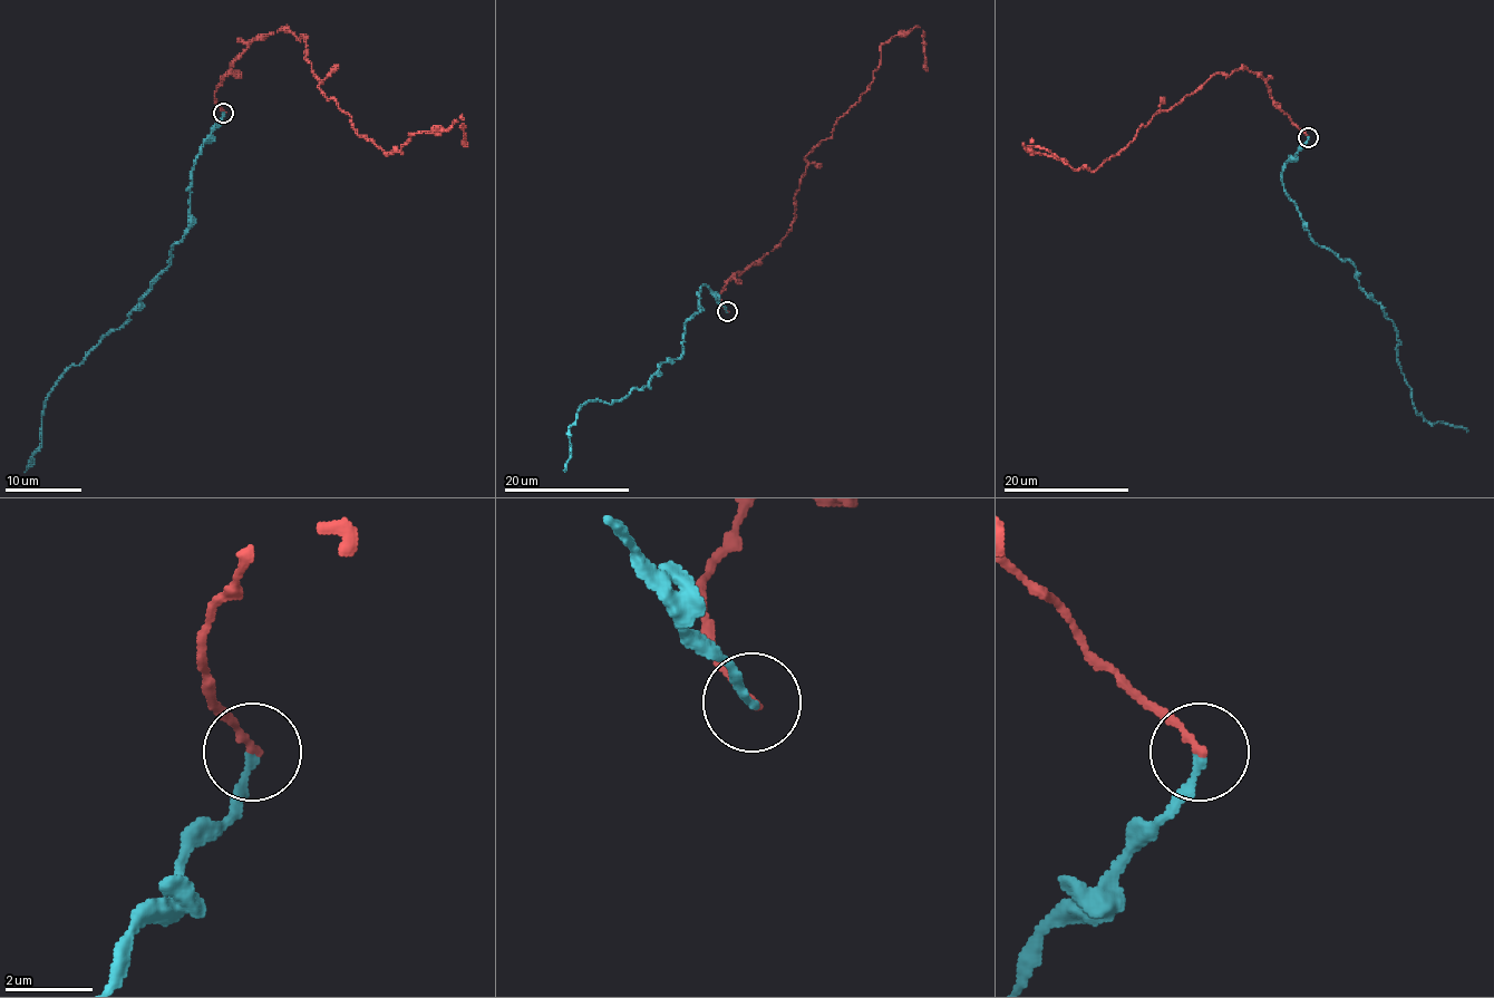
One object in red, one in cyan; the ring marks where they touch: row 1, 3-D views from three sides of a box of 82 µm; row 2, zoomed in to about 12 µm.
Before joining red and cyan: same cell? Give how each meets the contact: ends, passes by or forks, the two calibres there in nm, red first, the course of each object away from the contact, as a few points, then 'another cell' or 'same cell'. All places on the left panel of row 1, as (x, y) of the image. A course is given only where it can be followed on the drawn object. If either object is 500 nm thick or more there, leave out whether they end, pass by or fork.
red ends there; cyan ends there; 160 nm thick on the red side, 150 nm on the other; red runs (224, 113), (214, 93), (233, 60), (289, 30), (306, 38), (319, 87), (386, 154), (456, 122), (466, 146); cyan runs (224, 113), (195, 157), (187, 232), (129, 318), (57, 383), (44, 404), (41, 443), (25, 472); another cell

